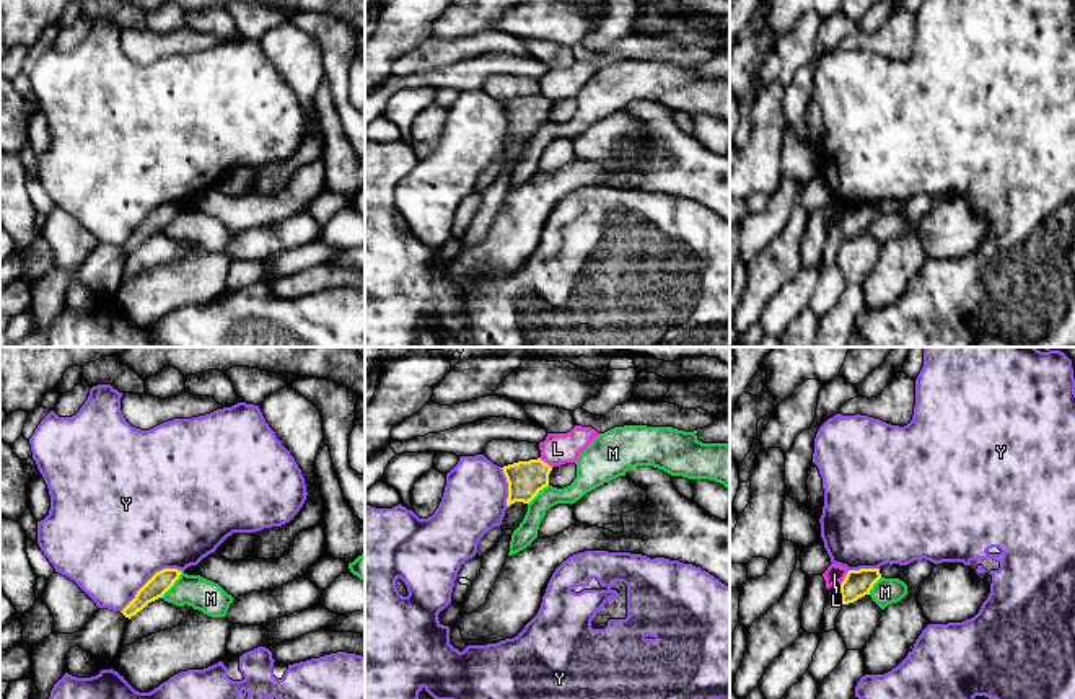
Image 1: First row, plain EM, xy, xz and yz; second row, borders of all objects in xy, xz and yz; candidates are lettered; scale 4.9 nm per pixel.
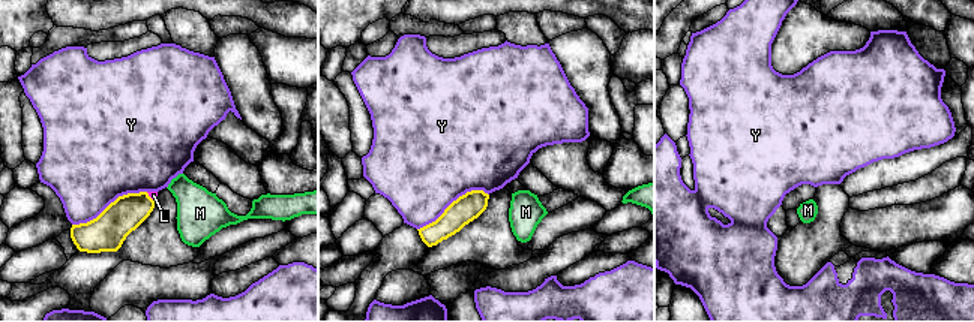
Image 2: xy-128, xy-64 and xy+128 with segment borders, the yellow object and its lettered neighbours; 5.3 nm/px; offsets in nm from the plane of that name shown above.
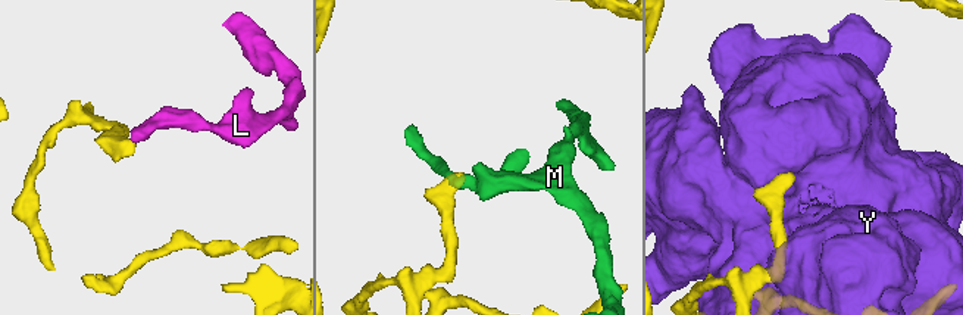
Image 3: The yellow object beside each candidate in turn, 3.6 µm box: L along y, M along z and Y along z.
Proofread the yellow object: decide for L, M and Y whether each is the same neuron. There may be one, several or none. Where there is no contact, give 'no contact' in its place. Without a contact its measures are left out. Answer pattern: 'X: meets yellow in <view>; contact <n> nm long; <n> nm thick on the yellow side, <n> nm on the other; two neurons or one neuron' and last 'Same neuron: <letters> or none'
L: meets yellow in yz; contact 80 nm long; 140 nm thick on the yellow side, 90 nm on the other; two neurons
M: meets yellow in xy; contact 170 nm long; 100 nm thick on the yellow side, 160 nm on the other; two neurons
Y: meets yellow in xy; contact 360 nm long; 100 nm thick on the yellow side, 500 nm on the other; two neurons
Same neuron: none

